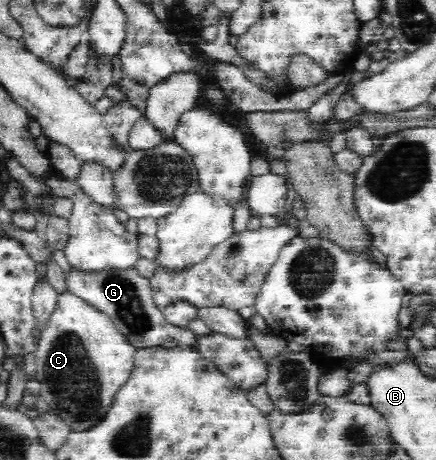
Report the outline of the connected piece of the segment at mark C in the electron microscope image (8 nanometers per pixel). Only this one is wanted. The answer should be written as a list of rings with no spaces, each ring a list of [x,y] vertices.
[[[69,291],[58,296],[55,311],[39,336],[38,346],[34,352],[34,377],[40,385],[40,394],[46,401],[48,411],[65,423],[70,433],[83,433],[101,425],[112,410],[113,399],[131,377],[137,348],[127,343],[107,315]]]

